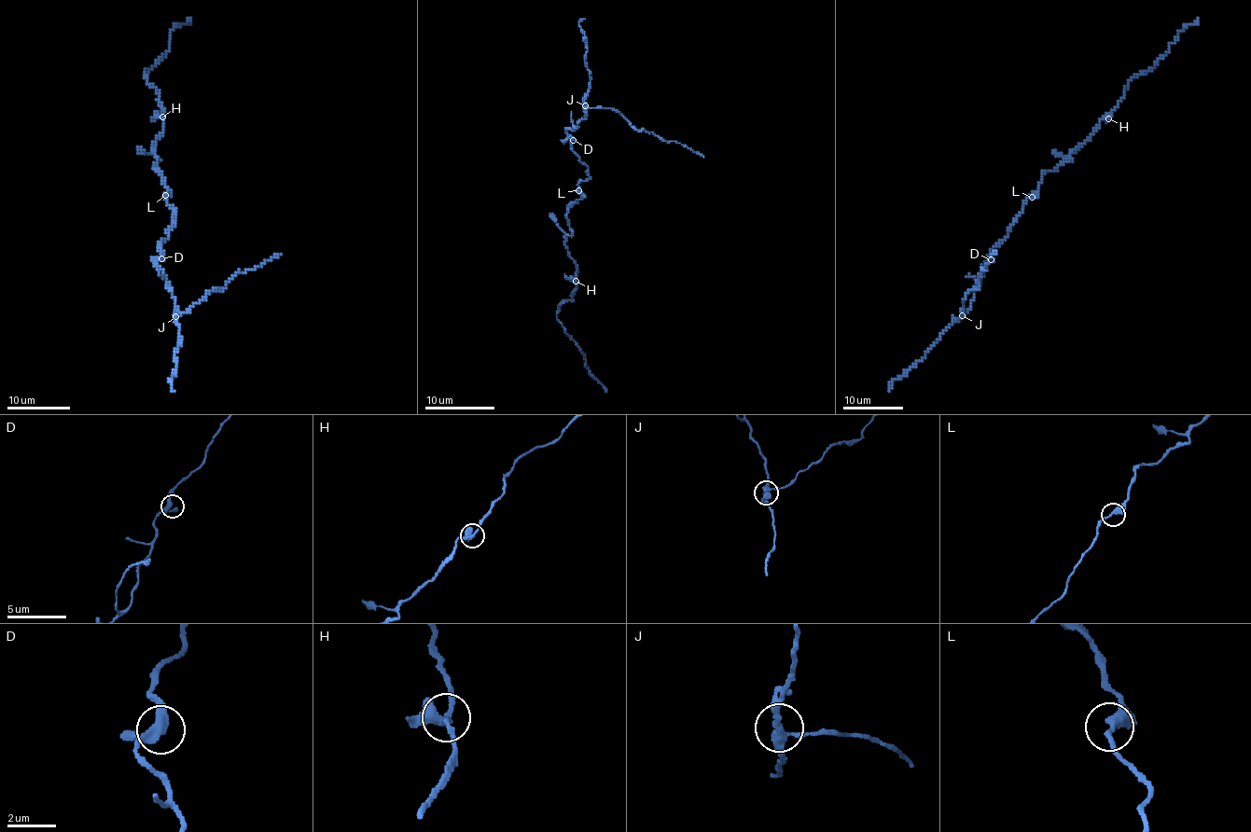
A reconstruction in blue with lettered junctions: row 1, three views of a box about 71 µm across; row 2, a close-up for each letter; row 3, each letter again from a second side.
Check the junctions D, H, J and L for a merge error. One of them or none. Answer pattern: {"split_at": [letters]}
{"split_at": ["J"]}

